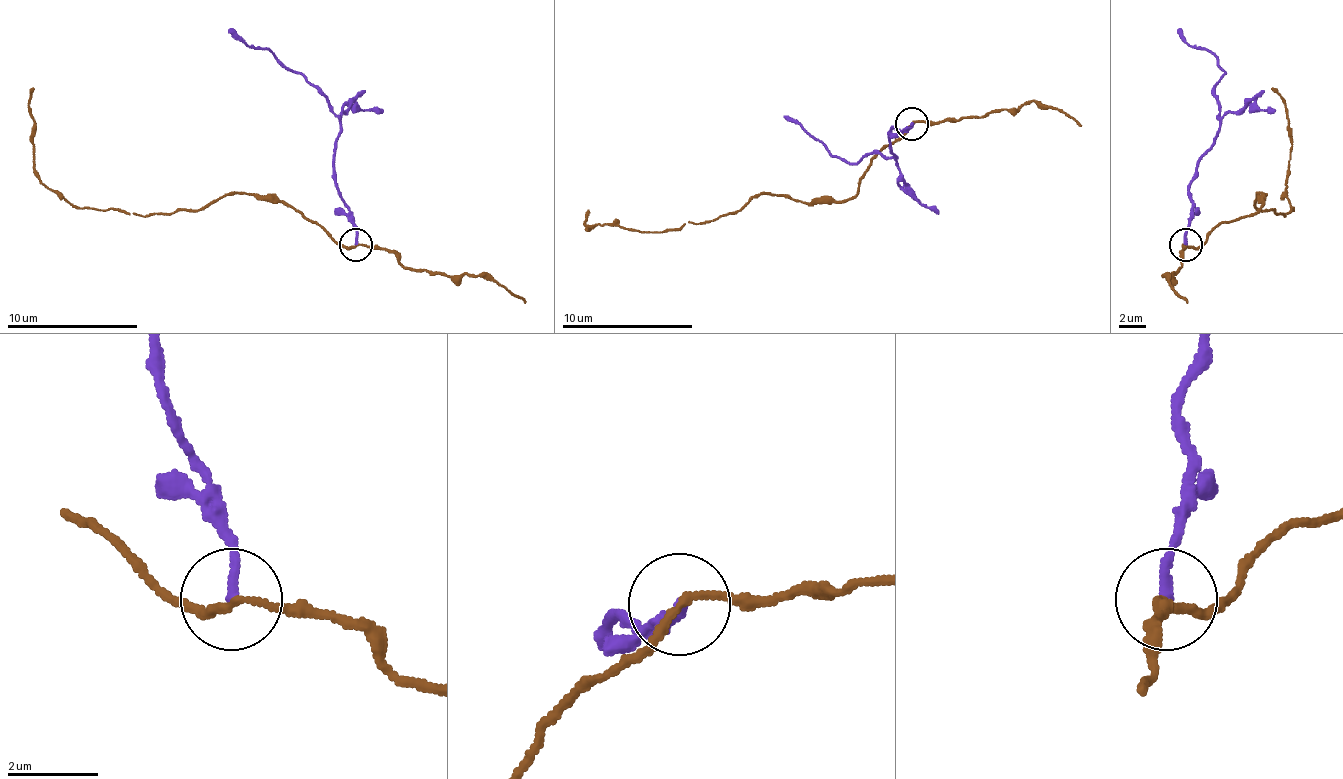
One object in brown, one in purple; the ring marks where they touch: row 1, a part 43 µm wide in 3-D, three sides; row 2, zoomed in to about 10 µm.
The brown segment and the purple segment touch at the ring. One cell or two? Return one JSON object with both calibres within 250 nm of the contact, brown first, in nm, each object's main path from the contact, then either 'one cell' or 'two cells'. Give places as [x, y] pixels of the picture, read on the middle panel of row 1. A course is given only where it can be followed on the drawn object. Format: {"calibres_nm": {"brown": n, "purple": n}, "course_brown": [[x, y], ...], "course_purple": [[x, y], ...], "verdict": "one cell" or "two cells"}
{"calibres_nm": {"brown": 170, "purple": 200}, "course_brown": [[910, 125], [848, 200], [766, 193], [727, 216], [661, 233], [606, 223], [589, 229], [589, 210]], "course_purple": [[910, 125], [891, 131], [894, 157], [864, 154], [845, 164], [783, 115]], "verdict": "two cells"}

